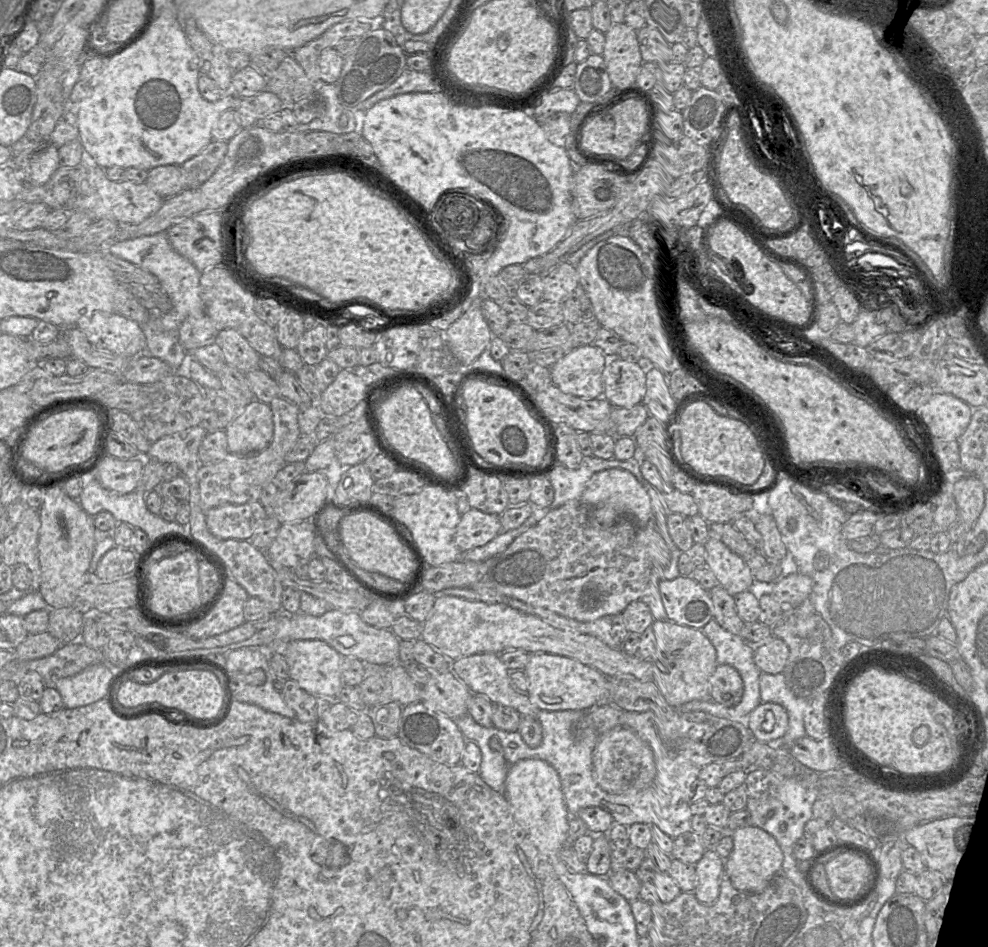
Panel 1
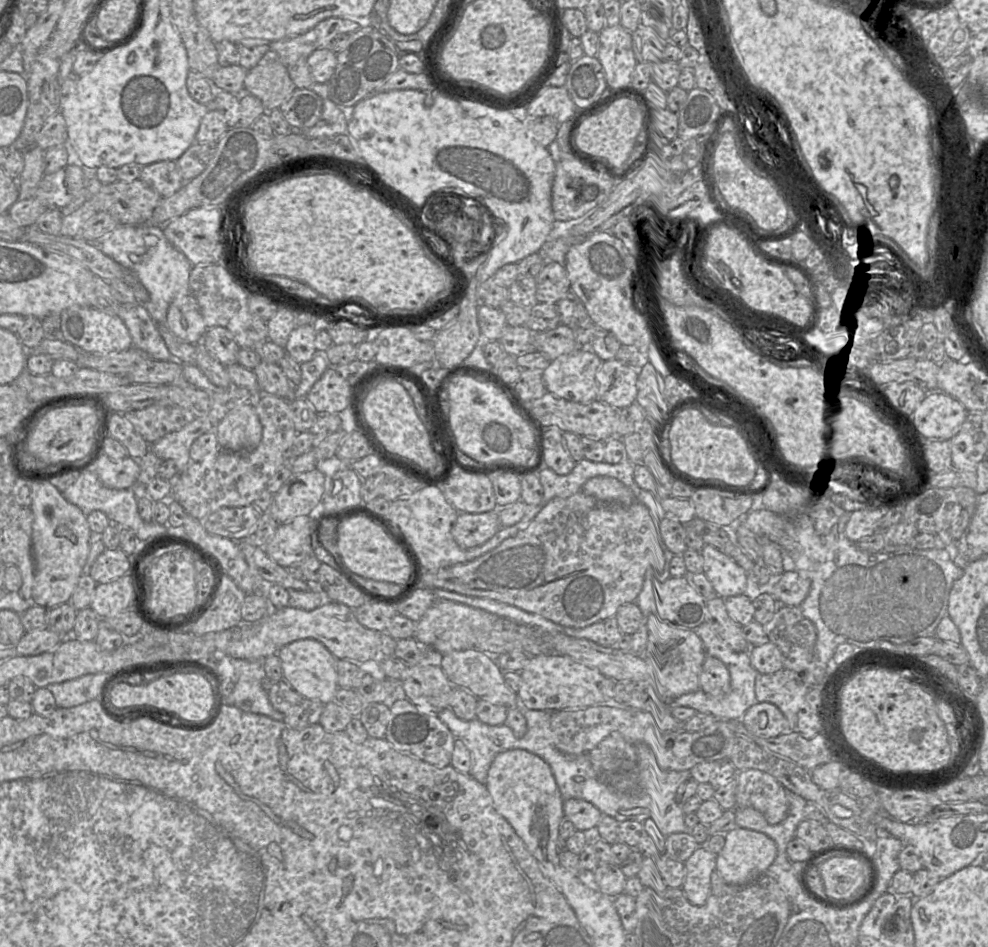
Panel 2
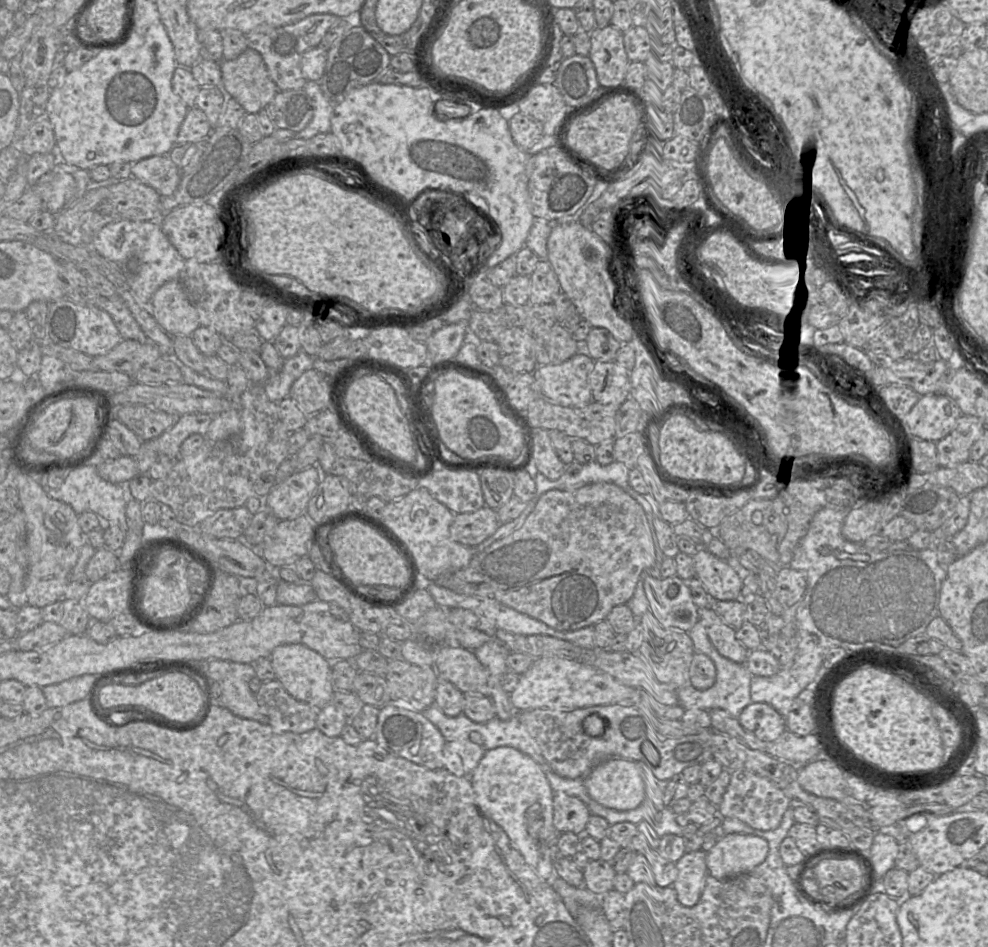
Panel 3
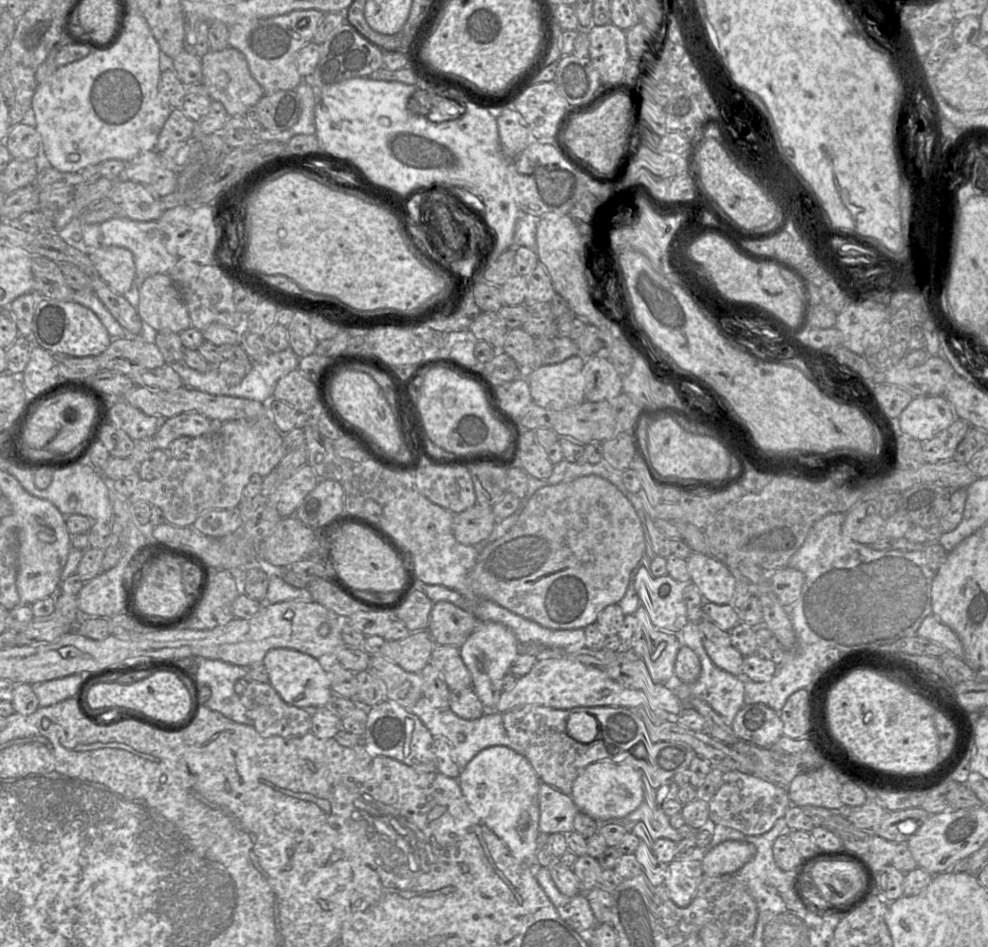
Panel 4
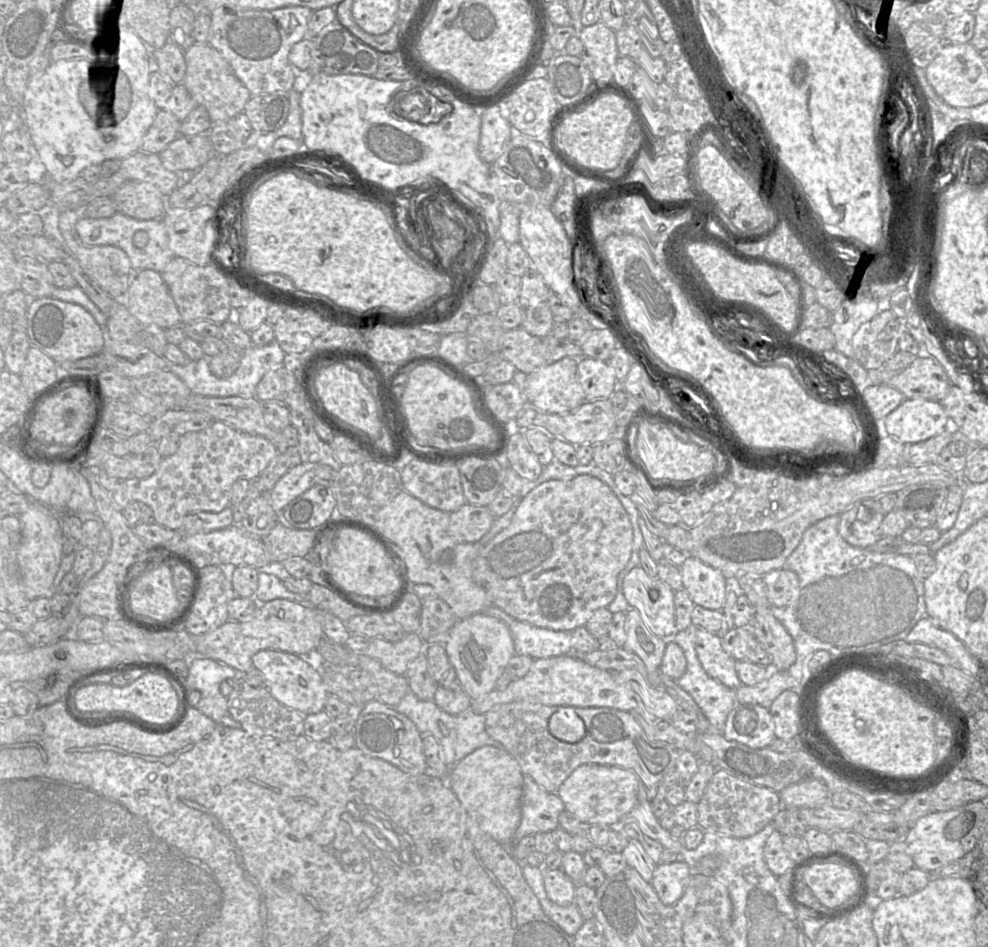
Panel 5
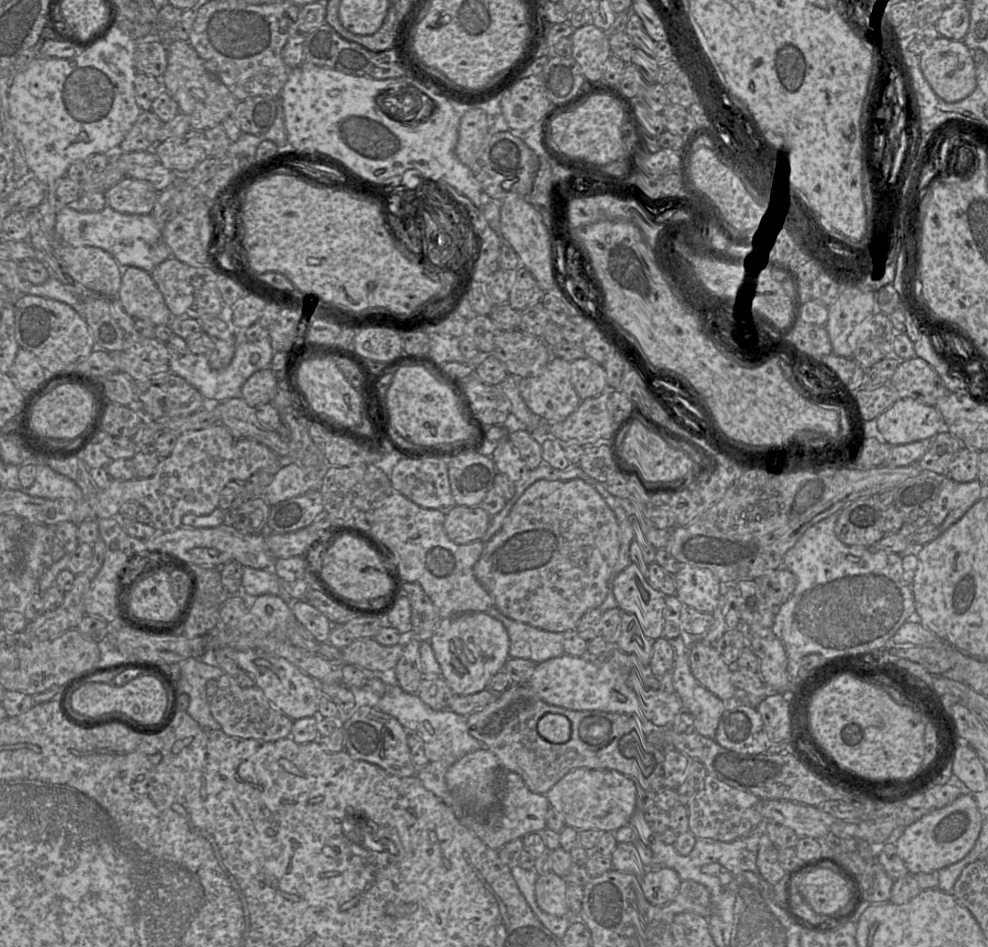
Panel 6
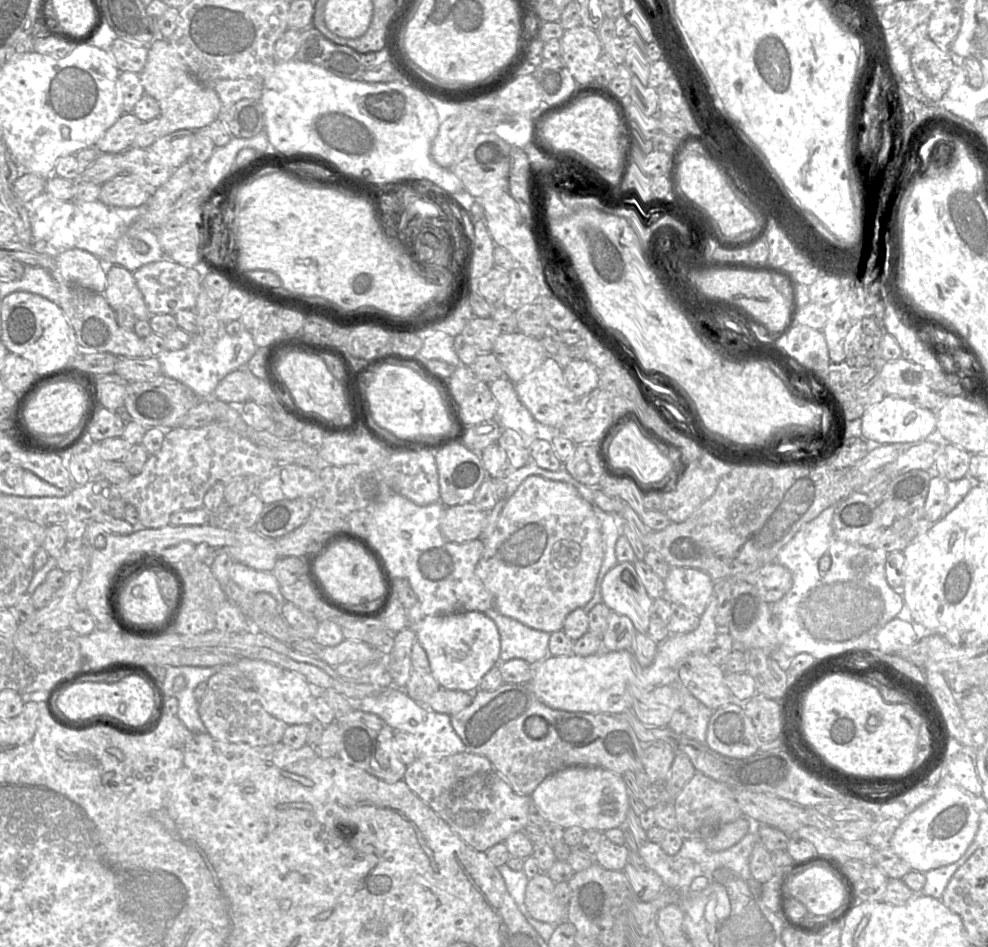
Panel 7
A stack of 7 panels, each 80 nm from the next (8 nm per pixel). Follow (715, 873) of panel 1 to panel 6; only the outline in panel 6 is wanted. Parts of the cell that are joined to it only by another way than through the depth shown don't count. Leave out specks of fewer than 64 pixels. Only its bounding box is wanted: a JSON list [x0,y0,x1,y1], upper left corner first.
[640,867,682,905]

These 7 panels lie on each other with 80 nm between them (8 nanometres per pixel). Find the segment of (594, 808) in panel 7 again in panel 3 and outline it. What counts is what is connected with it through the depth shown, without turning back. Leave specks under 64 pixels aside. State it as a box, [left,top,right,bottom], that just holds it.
[584,758,645,811]

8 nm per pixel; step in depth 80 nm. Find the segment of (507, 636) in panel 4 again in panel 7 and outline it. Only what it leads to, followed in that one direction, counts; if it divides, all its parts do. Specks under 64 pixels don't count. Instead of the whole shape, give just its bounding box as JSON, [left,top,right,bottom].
[414,612,500,692]

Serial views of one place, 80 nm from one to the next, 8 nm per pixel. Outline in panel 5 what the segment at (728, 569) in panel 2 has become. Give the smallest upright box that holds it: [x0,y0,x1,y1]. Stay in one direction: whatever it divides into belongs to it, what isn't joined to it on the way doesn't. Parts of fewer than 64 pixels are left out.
[681,556,728,610]

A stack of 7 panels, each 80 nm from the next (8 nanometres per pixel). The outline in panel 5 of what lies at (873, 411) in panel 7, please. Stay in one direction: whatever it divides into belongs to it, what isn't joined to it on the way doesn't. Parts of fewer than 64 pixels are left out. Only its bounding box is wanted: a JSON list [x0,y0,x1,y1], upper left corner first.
[883,399,950,444]

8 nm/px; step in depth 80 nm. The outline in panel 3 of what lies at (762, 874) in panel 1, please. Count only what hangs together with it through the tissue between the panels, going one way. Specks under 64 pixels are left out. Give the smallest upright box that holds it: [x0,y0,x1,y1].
[707,833,769,879]

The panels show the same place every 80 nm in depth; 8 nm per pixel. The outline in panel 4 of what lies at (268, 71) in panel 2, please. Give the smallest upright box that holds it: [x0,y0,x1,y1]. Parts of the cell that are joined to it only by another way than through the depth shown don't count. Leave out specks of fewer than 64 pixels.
[201,47,265,118]

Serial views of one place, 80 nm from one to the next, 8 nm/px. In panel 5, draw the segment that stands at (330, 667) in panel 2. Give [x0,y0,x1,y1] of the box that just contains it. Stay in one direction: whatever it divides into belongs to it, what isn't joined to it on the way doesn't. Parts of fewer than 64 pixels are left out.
[252,650,328,715]

